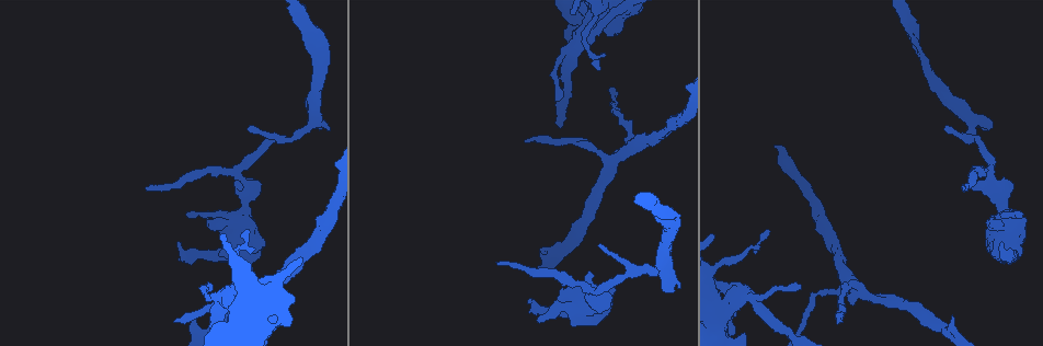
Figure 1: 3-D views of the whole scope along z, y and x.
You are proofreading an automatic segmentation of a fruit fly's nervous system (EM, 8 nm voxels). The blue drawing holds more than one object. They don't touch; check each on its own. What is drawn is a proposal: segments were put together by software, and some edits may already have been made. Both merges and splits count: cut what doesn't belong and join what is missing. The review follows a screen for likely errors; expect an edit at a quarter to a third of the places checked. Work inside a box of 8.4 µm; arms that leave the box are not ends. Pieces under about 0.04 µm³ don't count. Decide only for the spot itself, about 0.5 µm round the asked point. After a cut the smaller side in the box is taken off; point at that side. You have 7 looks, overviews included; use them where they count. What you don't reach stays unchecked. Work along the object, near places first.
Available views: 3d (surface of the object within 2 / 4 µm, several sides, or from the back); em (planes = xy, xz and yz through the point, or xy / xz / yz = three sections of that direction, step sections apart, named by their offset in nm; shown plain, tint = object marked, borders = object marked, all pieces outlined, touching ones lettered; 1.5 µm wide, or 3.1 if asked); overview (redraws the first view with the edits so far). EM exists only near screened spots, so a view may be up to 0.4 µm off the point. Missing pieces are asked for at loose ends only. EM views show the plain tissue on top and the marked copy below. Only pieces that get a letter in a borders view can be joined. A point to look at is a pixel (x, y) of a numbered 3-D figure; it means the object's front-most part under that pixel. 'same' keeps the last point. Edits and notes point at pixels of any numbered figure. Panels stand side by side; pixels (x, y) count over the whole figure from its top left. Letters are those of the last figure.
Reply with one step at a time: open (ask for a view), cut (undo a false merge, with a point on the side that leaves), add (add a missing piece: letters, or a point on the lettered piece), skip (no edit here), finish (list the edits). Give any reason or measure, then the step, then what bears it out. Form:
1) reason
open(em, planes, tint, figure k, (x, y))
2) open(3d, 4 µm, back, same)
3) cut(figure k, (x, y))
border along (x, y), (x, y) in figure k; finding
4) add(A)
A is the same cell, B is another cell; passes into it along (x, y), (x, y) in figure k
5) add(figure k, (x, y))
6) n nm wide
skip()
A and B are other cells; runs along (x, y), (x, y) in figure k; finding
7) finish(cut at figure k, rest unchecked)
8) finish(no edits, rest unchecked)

branch stops here
open(3d, 4 µm, figure 1, (242, 184))

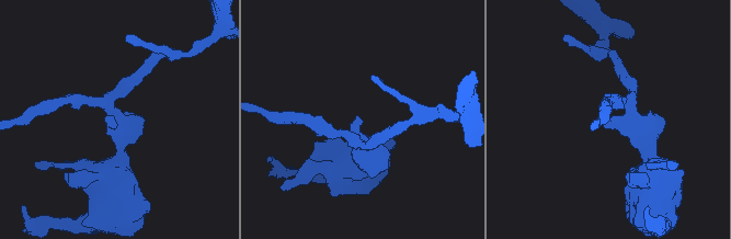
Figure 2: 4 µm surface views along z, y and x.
need the tissue
open(em, planes, borders, figure 2, (360, 117))

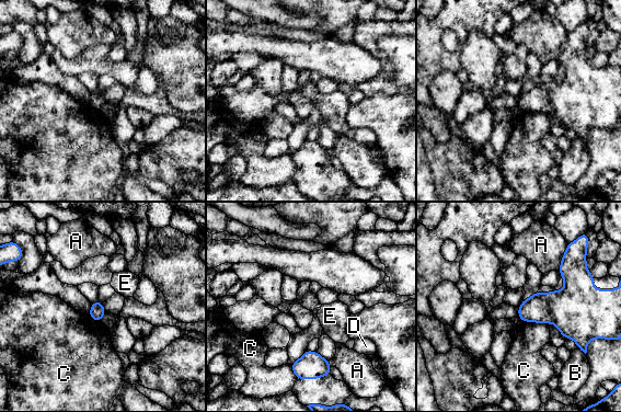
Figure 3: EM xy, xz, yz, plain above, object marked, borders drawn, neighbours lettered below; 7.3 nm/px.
skip()
A, B, C, D and E are other cells; border along (520, 320), (547, 324) in figure 3; none of them fits

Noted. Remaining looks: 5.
free end
open(3d, 4 µm, figure 1, (989, 128))

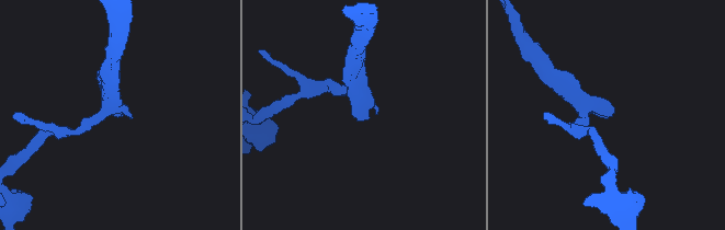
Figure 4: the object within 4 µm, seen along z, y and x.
open(em, xz, step 8, borders, figure 4, (607, 116))

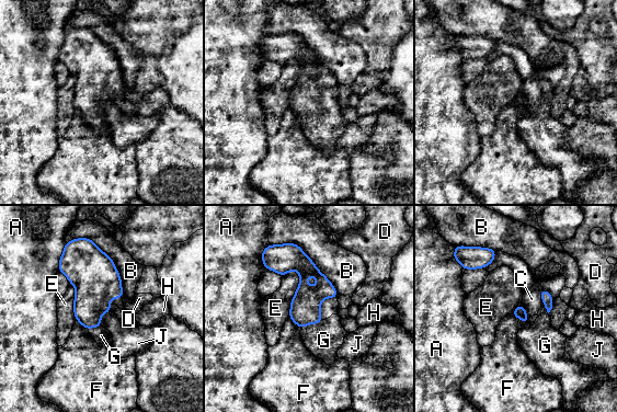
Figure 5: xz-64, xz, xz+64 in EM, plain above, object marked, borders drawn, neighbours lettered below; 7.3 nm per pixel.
open(em, planes, borders, same)

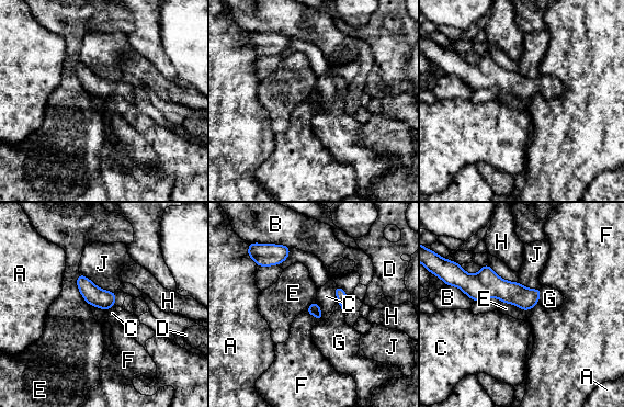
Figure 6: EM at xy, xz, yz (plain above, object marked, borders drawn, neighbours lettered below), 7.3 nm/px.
add(figure 6, (549, 298))
G is the same cell, A, B, C, D, E, F, H and J are other cells; passes into it along (514, 293), (539, 296), (549, 298) in figure 6; it goes on there

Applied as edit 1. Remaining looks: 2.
finish(add at figure 6, rest unchecked)

